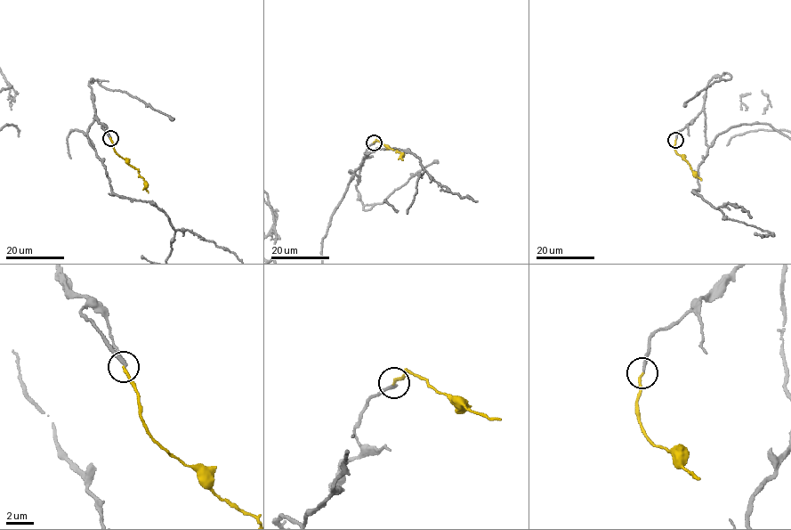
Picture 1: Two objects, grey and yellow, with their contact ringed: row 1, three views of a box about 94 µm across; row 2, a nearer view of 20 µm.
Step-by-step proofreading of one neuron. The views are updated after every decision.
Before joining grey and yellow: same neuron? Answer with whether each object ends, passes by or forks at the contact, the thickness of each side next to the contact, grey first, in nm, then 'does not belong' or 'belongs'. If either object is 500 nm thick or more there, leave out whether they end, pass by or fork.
grey ends; yellow ends; calibres 240 and 200 nm; does not belong

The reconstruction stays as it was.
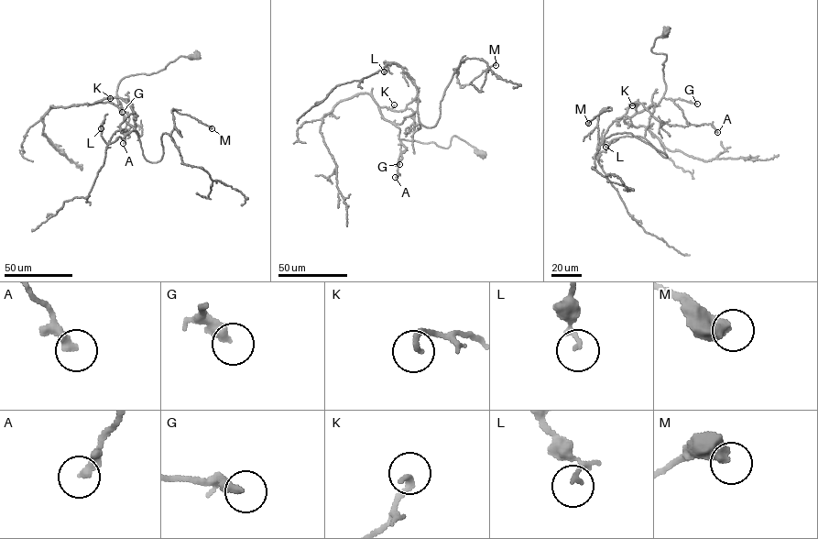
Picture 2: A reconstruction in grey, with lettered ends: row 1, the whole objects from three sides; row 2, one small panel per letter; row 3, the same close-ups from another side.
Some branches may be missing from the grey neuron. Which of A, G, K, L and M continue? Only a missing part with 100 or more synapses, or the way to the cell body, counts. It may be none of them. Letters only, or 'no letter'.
no letter

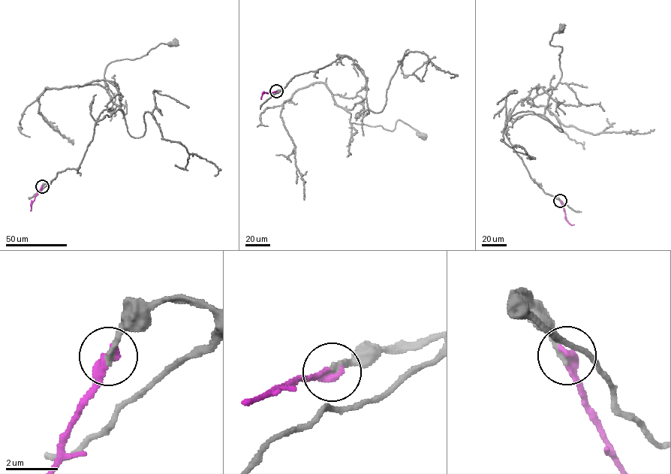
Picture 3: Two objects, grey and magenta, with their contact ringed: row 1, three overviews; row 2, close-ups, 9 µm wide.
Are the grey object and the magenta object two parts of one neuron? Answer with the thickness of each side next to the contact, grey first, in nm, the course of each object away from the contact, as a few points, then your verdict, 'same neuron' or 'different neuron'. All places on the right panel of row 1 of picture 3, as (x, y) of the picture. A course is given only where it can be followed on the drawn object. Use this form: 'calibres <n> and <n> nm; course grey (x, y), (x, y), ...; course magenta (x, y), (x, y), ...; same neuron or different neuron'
calibres 280 and 360 nm; course grey (560, 200), (534, 182), (506, 134), (517, 117), (543, 115), (561, 77), (562, 47), (549, 42), (562, 28); course magenta (560, 200), (566, 220), (574, 224); same neuron

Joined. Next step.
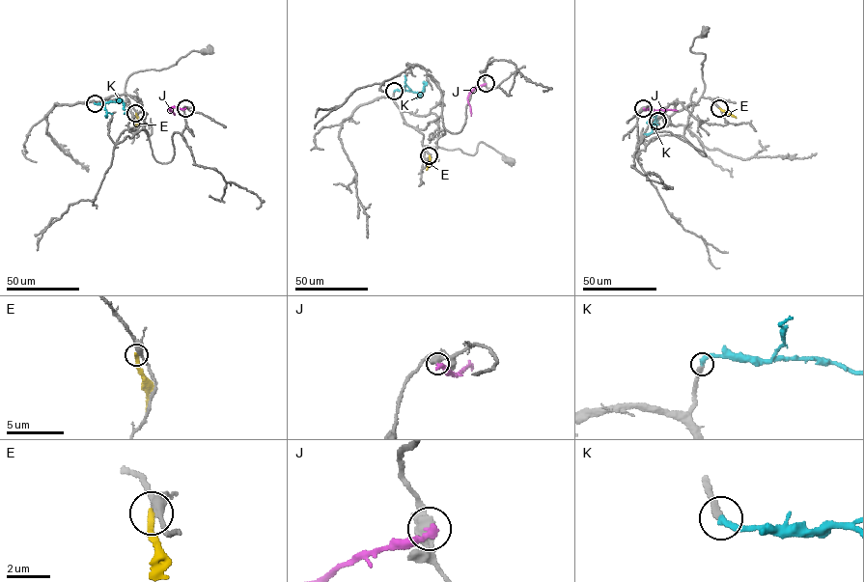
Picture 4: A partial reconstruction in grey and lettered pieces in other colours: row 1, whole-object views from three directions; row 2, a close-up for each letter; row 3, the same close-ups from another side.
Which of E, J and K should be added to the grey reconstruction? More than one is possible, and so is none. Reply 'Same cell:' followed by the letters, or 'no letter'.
Same cell: K

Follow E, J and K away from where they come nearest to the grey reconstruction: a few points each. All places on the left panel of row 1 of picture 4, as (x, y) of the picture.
E: (135, 113), (135, 126)
J: (184, 108), (169, 109), (174, 115)
K: (95, 103), (121, 101), (127, 111), (124, 113)

